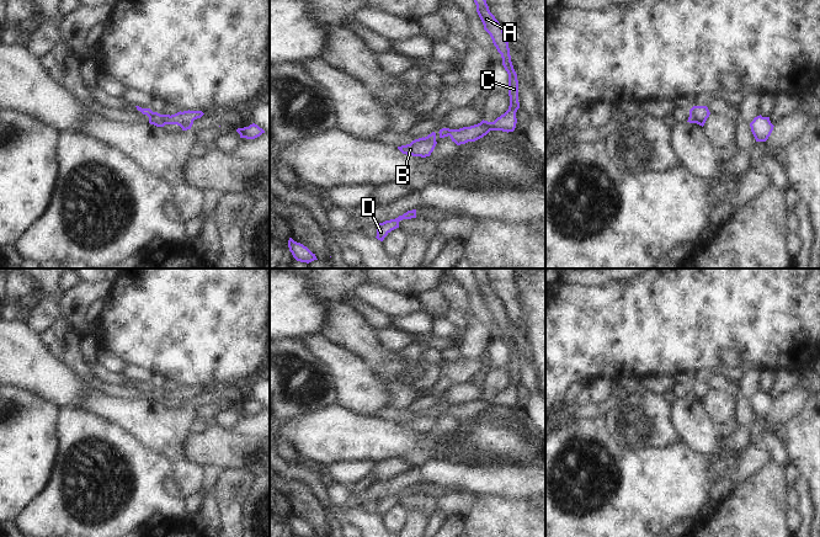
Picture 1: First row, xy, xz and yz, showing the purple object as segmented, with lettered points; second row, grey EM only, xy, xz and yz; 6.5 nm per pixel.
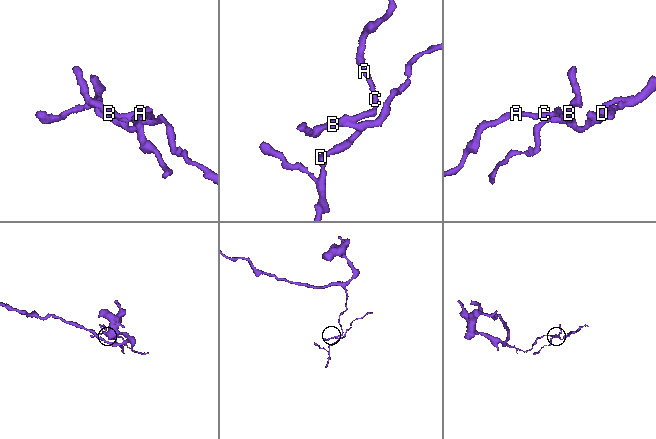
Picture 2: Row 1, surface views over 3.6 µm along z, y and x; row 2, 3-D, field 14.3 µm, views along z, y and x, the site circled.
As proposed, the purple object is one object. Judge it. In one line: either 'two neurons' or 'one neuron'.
two neurons

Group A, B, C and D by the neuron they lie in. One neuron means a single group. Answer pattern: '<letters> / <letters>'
A C / B D

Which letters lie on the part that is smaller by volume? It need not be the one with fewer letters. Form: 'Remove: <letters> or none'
Remove: B, D

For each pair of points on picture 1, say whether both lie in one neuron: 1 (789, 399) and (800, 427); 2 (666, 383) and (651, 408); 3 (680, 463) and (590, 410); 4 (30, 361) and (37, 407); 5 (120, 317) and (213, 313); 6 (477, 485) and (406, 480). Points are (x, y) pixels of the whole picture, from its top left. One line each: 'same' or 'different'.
1: different
2: different
3: different
4: different
5: same
6: same

